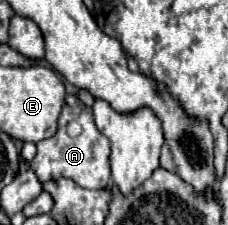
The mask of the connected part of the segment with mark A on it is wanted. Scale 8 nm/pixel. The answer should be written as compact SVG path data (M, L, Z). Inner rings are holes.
M68 96L66 98L64 110L62 110L60 120L58 120L58 132L52 138L46 138L46 140L38 142L36 146L38 146L38 154L30 162L30 166L32 166L32 170L36 172L36 176L42 182L56 180L56 178L70 178L82 188L90 188L90 190L106 188L106 184L110 180L110 166L108 166L110 142L96 128L92 110L88 106L84 106L82 100L78 100L76 96ZM70 122L78 122L82 126L82 132L78 136L70 136L68 134L66 128L68 128Z

